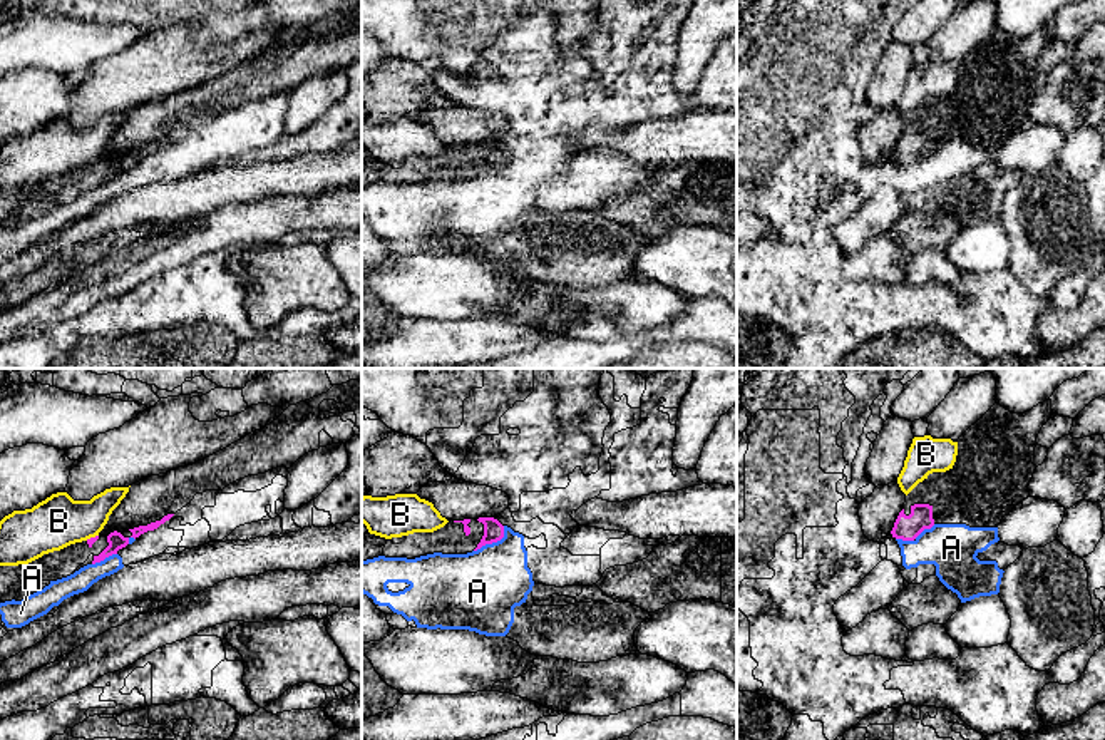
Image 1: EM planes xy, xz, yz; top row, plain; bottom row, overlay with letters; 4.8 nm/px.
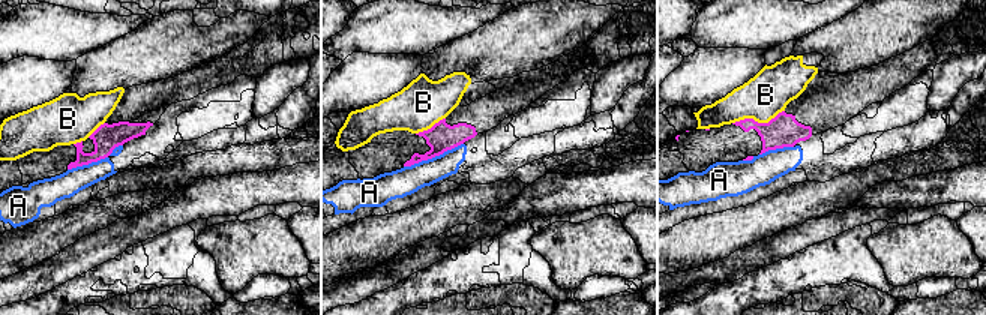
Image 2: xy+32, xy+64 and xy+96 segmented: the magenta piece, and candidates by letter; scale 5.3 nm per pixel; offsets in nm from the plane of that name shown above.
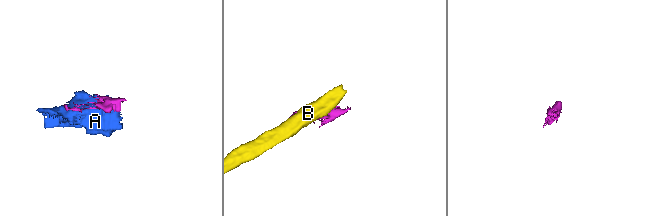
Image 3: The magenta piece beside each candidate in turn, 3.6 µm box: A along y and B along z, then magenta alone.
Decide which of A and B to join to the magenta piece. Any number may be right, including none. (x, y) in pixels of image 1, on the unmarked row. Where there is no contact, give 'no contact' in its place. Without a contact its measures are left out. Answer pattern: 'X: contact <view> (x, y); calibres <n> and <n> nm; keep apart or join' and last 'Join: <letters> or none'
A: contact xz (493, 166); calibres 100 and 380 nm; keep apart
B: contact xy (91, 163); calibres 40 and 260 nm; keep apart
Join: none

